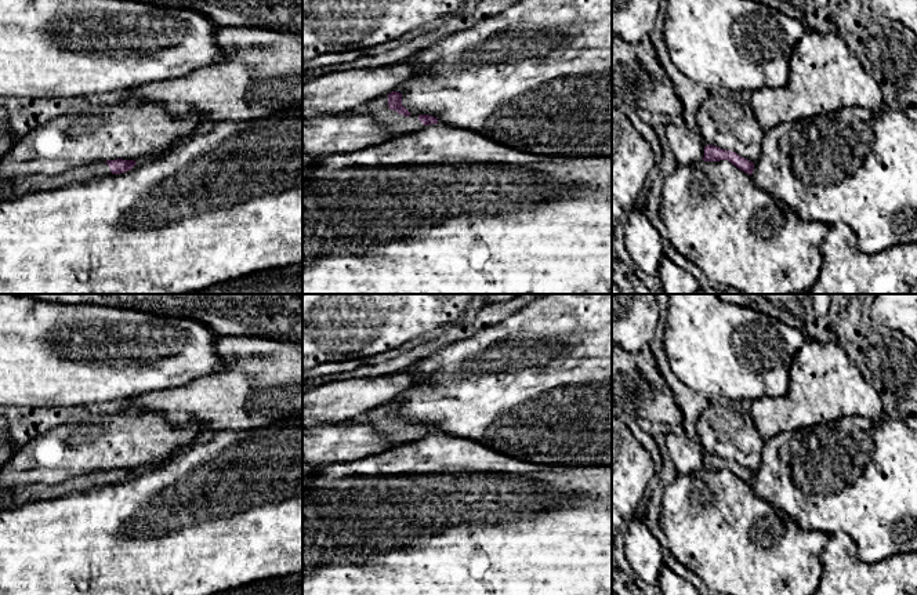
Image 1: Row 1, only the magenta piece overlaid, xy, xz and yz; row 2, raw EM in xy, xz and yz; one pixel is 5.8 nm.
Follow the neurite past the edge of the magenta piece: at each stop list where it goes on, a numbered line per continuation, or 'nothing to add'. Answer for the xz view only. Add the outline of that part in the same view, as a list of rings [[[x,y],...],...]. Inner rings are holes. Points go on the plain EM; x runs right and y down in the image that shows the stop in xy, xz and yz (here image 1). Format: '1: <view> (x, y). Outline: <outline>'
1: xz (398, 434). Outline: [[[383,404],[369,413],[356,416],[352,421],[373,424],[377,432],[394,445],[409,443],[425,436],[416,424],[406,427],[396,420],[391,420],[388,417],[388,404]]]

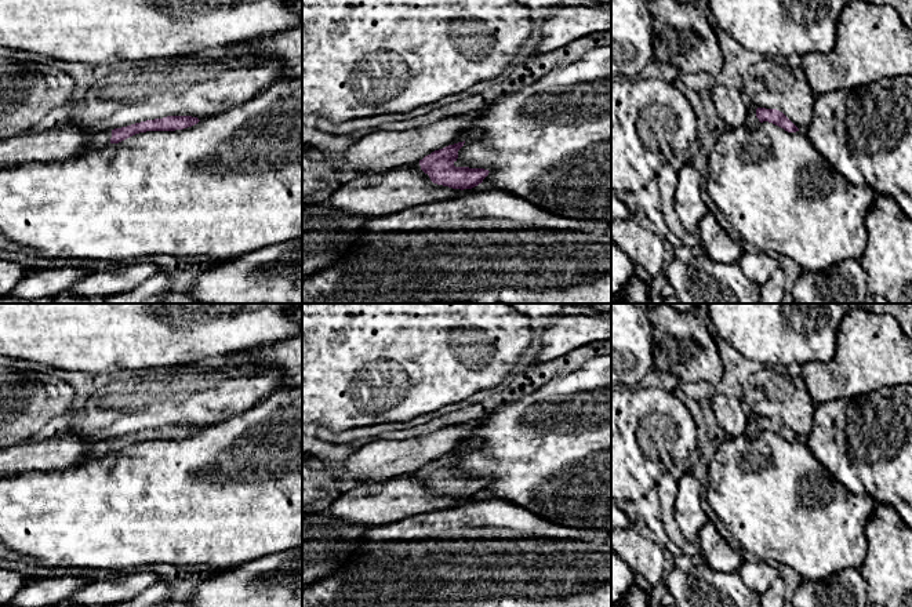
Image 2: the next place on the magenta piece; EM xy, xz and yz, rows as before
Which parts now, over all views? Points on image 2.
1: xy (100, 449). Outline: [[[101,440],[92,444],[91,450],[86,454],[86,461],[98,459],[110,452],[112,440]]]
2: yz (752, 431). Outline: [[[742,400],[742,408],[748,417],[748,426],[744,435],[749,439],[755,439],[760,435],[760,430],[756,426],[757,415],[749,408],[749,406],[744,400]]]

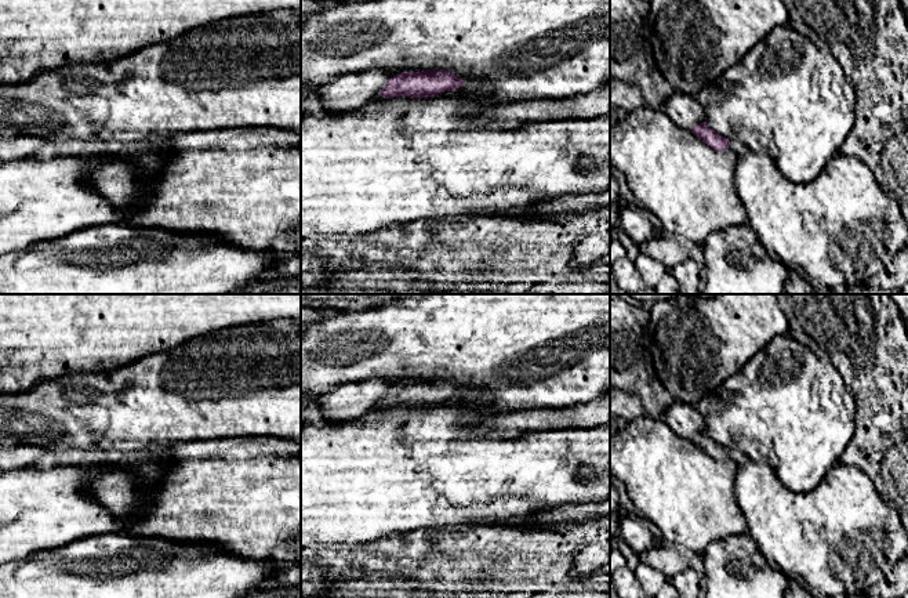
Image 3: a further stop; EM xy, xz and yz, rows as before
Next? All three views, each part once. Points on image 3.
1: yz (737, 456). Outline: [[[730,450],[729,459],[731,459],[738,465],[741,465],[742,463],[748,460],[748,457],[740,450]]]

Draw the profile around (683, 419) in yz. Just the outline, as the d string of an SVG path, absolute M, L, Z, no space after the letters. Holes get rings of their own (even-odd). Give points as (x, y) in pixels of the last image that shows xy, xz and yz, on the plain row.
M673 401L662 418L680 438L689 441L705 431L704 417L694 405Z

